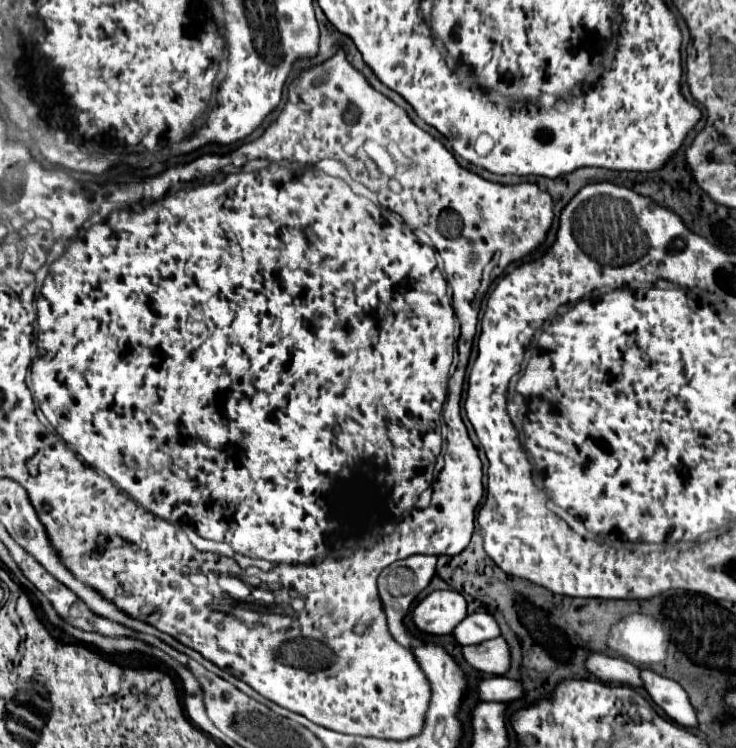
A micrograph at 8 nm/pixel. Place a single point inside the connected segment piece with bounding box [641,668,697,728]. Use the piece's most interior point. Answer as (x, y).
(667, 694)

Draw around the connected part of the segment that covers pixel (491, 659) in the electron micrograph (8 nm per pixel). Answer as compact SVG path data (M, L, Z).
M501 636L485 640L475 646L465 646L461 652L463 652L463 658L467 660L467 664L483 674L503 676L511 664L509 646Z

